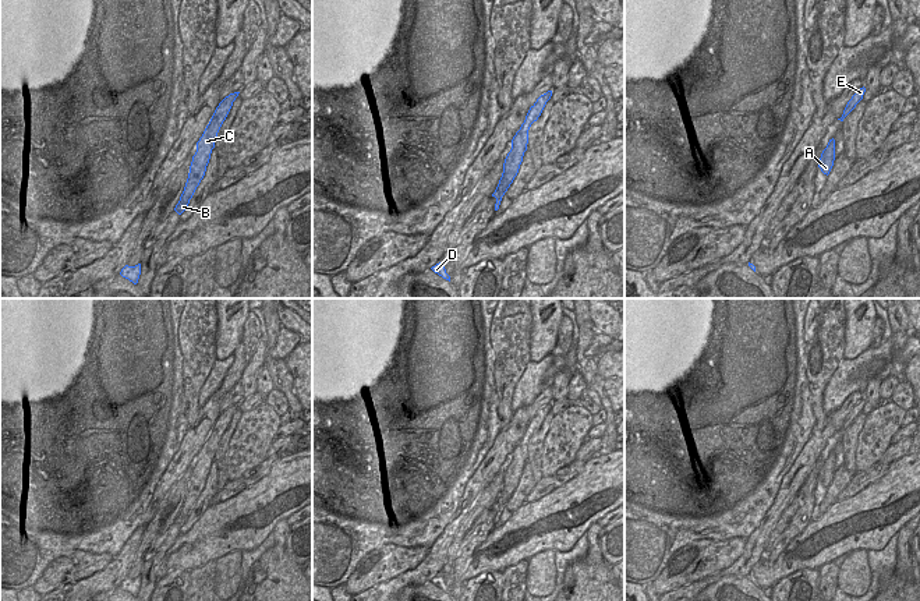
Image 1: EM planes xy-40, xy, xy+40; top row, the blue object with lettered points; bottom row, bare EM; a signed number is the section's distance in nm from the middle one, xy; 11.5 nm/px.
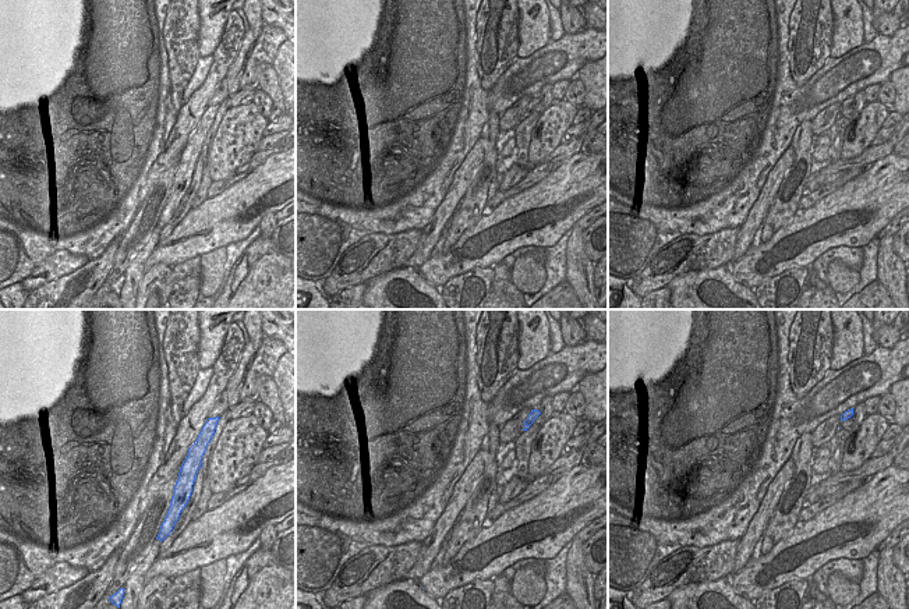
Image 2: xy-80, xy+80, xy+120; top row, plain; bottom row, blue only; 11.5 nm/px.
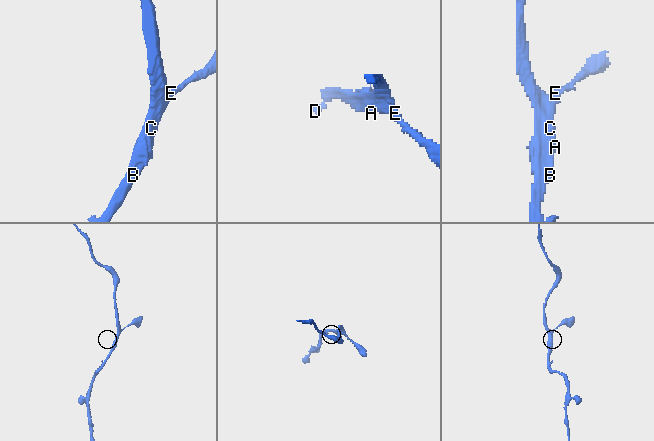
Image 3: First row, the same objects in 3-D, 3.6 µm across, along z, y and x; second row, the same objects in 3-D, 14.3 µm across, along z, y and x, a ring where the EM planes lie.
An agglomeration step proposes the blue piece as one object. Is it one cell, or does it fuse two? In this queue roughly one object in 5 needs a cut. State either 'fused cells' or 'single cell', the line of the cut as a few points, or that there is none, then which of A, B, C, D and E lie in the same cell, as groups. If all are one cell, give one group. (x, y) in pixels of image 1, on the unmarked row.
single cell; cut none; groups A B C D E

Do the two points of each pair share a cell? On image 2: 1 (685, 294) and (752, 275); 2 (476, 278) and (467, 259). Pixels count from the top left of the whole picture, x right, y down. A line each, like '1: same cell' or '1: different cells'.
1: different cells
2: different cells

